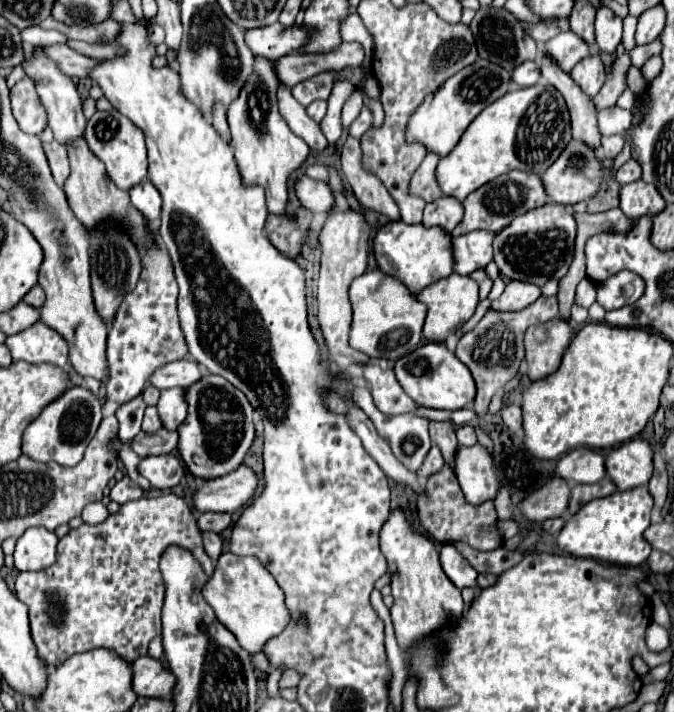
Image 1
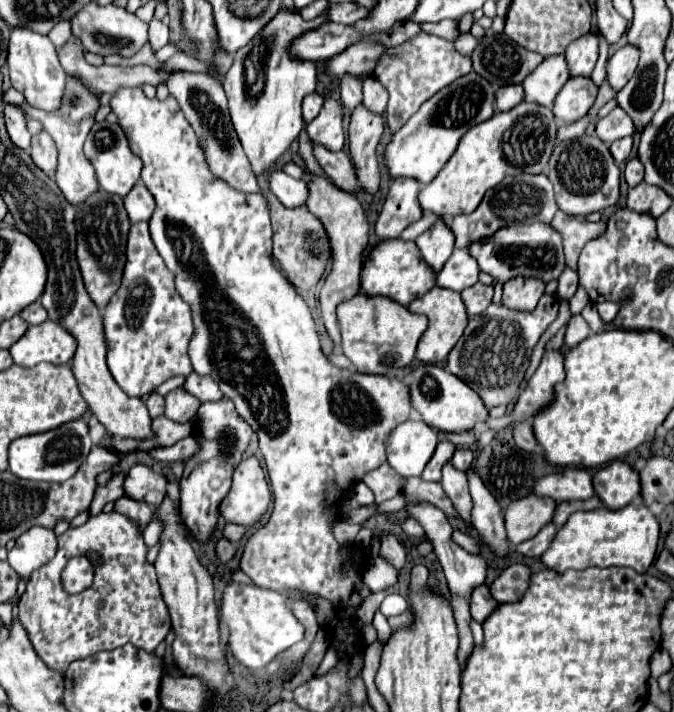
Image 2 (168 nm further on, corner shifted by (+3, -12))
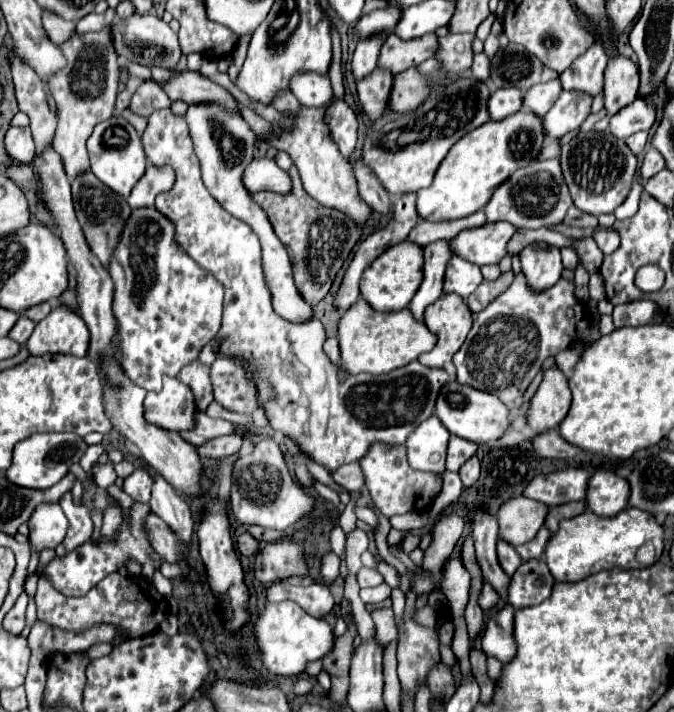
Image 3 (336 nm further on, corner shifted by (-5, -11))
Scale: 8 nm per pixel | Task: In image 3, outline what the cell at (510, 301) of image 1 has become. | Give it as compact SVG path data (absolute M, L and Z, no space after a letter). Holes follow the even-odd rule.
M527 247L521 253L521 271L527 279L527 285L531 291L539 293L547 287L553 287L561 279L561 255L557 247L549 247L547 251L541 251L537 247Z

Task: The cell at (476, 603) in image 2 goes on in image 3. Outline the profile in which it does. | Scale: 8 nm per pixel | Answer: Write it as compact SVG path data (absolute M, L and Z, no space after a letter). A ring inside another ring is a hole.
M511 605L497 607L485 617L485 629L481 635L481 649L487 655L497 657L501 663L507 663L515 655L515 641L513 641L513 613Z

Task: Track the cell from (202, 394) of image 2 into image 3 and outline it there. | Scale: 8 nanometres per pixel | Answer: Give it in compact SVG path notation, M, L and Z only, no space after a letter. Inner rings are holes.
M229 357L215 359L215 363L211 365L211 383L215 401L225 409L251 415L259 407L255 385L245 373L241 361Z

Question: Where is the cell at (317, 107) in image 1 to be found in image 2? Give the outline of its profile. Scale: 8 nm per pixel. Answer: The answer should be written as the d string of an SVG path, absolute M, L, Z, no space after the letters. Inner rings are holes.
M317 92L307 94L307 96L303 98L303 118L305 118L307 124L319 114L319 108L323 106L323 102L325 102L325 98L323 98L321 94L317 94Z

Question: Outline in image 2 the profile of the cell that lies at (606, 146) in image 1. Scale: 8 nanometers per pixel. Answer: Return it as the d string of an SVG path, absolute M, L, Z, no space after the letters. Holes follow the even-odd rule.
M631 136L629 138L621 138L621 140L615 140L611 144L611 154L615 156L615 162L617 164L625 162L629 158L629 154L631 154L631 148L633 148L633 138Z

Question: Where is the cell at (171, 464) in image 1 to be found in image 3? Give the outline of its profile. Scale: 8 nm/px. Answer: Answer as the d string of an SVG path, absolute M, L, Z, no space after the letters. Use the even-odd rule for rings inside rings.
M143 467L135 469L123 483L123 491L137 503L149 503L151 487L153 487L153 475Z

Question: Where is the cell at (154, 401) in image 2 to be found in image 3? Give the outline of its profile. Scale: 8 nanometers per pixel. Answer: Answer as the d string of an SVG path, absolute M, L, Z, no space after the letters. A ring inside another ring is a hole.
M163 377L163 389L159 393L147 393L145 419L169 431L185 431L195 423L193 393L177 379Z

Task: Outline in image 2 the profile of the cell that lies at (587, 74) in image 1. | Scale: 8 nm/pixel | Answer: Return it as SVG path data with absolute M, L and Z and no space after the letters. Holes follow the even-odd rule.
M581 76L569 78L555 98L553 114L559 122L571 124L587 114L587 110L595 102L595 96L597 96L597 86L591 82L591 78L587 80L583 80Z

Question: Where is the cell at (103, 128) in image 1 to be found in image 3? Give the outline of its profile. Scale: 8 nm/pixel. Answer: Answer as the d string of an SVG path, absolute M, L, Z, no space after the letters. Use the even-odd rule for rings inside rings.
M121 115L97 123L93 135L87 141L87 149L91 157L91 173L95 173L97 179L103 181L111 191L127 199L133 185L141 179L141 175L147 169L147 159L143 153L141 137L133 129L133 125L129 125Z

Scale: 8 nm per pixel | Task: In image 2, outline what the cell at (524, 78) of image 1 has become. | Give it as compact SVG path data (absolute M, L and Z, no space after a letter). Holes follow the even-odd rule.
M521 84L503 86L503 88L497 88L497 92L495 92L495 106L497 106L499 112L515 108L521 100L523 100L523 88L521 88Z

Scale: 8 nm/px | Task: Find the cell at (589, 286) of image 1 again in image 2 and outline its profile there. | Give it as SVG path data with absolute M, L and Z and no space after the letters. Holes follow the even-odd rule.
M565 266L565 270L563 270L563 272L561 272L561 276L559 276L559 290L557 290L557 296L559 296L559 298L567 298L567 300L569 300L569 298L575 294L577 286L579 286L577 272L575 272L573 268Z

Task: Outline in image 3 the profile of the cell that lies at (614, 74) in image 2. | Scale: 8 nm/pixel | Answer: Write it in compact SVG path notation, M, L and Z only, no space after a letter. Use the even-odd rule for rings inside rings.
M613 55L605 69L605 109L615 115L637 97L639 69L637 63L625 55Z

